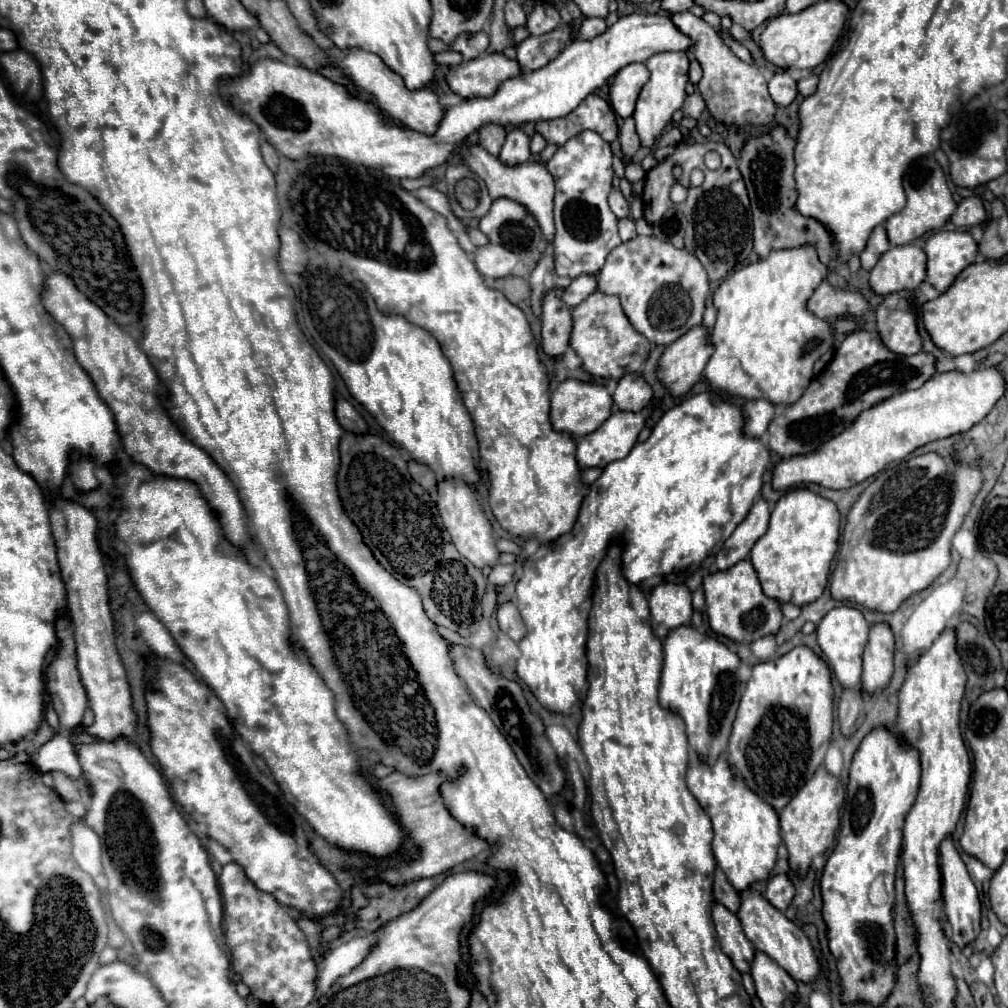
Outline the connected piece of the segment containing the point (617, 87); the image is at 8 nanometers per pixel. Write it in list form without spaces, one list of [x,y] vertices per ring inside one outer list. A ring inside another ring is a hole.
[[[639,62],[627,64],[615,74],[613,84],[609,88],[609,104],[619,118],[629,118],[633,114],[637,96],[647,80],[649,70],[645,68],[645,64]]]

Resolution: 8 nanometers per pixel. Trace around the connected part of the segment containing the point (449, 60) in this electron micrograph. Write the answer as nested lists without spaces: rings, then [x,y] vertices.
[[[445,50],[445,52],[435,52],[435,62],[437,64],[445,64],[445,66],[453,66],[453,64],[459,64],[463,58],[461,54],[453,52],[453,50]]]

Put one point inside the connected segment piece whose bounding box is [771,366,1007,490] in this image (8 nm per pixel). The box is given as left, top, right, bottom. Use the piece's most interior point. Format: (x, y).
(948, 403)

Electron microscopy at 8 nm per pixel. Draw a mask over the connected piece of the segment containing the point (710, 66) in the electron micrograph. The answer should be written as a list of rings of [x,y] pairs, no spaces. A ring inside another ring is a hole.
[[[679,12],[671,18],[675,18],[675,26],[693,40],[691,50],[703,68],[703,78],[697,84],[697,90],[703,96],[709,114],[721,124],[737,126],[737,132],[745,132],[751,126],[771,124],[777,106],[773,104],[767,92],[767,80],[759,72],[759,68],[739,60],[731,52],[731,48],[721,40],[717,30],[711,28],[703,18],[693,16],[691,12]]]

